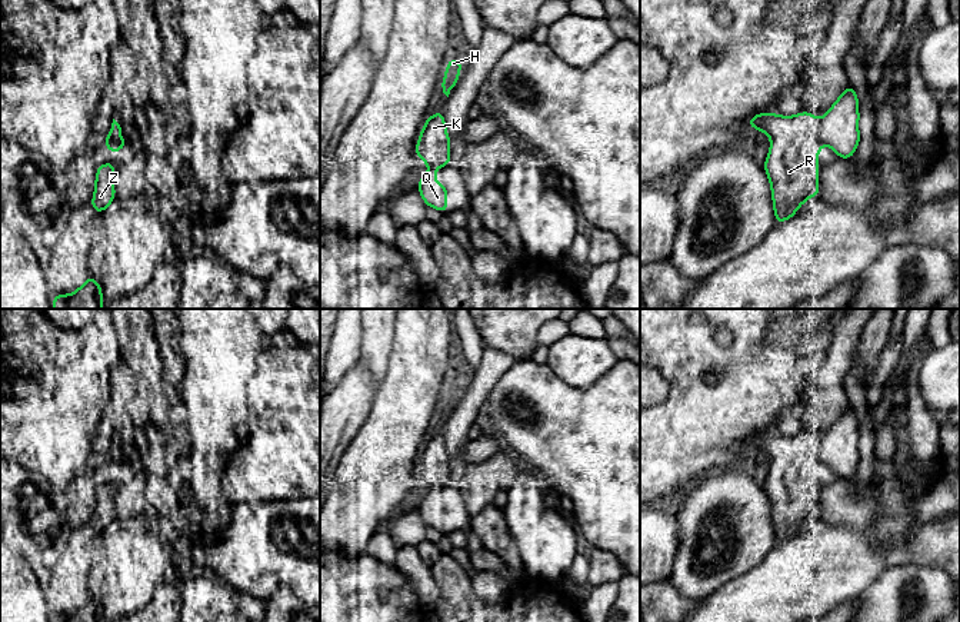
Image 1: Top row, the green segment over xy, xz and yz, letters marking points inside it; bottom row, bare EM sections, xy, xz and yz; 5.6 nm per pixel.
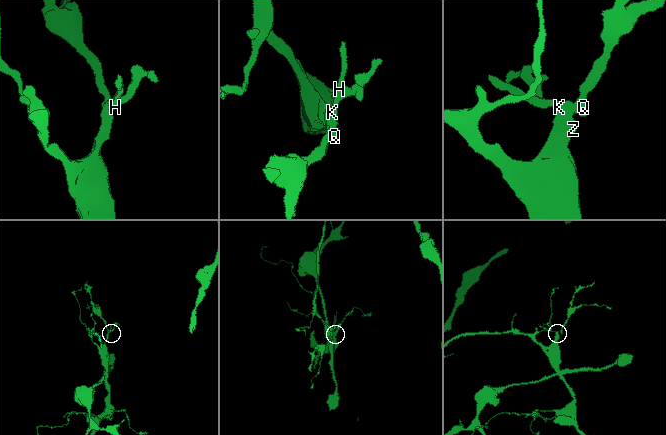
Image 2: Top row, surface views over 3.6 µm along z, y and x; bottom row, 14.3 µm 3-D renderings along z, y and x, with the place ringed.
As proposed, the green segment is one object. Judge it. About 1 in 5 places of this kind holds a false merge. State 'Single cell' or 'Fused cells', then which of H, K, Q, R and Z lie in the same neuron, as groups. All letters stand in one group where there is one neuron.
Fused cells. Groups: H K R Z / Q

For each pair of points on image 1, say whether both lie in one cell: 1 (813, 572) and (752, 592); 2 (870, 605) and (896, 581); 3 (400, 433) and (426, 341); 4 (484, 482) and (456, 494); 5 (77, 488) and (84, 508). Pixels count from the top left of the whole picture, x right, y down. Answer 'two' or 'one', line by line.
1: one
2: one
3: one
4: two
5: one

